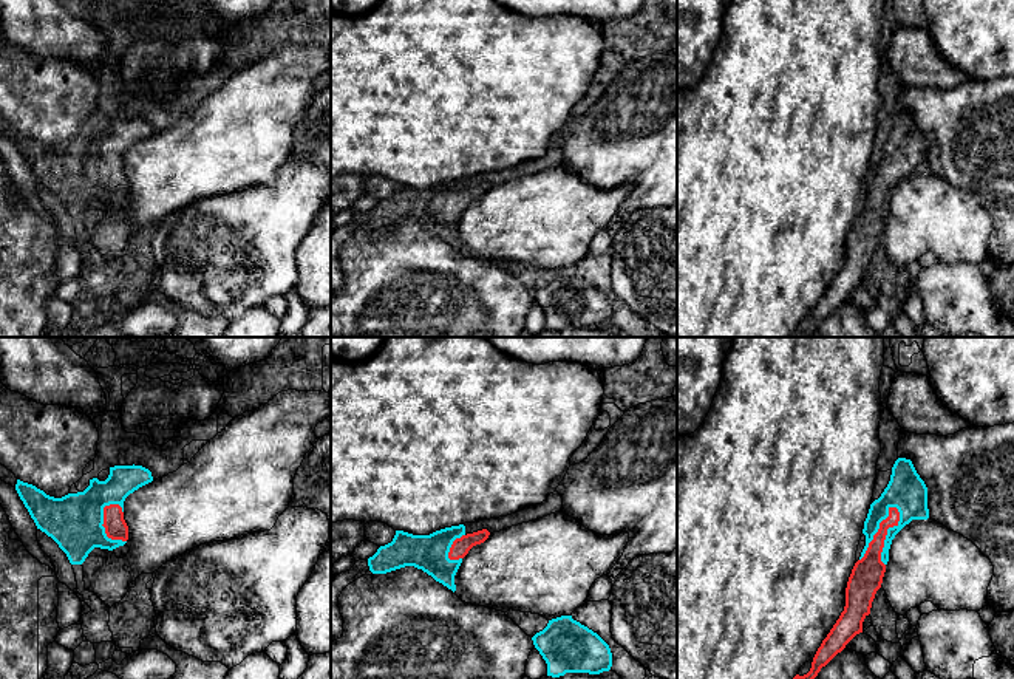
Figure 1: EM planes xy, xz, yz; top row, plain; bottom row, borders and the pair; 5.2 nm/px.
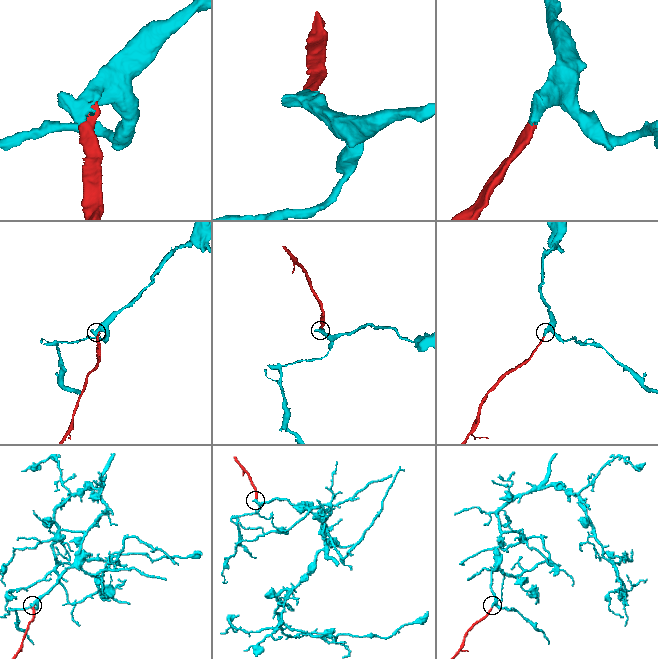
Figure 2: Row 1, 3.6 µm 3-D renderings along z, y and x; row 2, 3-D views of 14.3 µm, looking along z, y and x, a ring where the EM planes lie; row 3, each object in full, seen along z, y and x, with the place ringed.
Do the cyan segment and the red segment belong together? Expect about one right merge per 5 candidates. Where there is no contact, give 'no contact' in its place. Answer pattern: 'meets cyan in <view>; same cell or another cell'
meets cyan in yz; same cell

